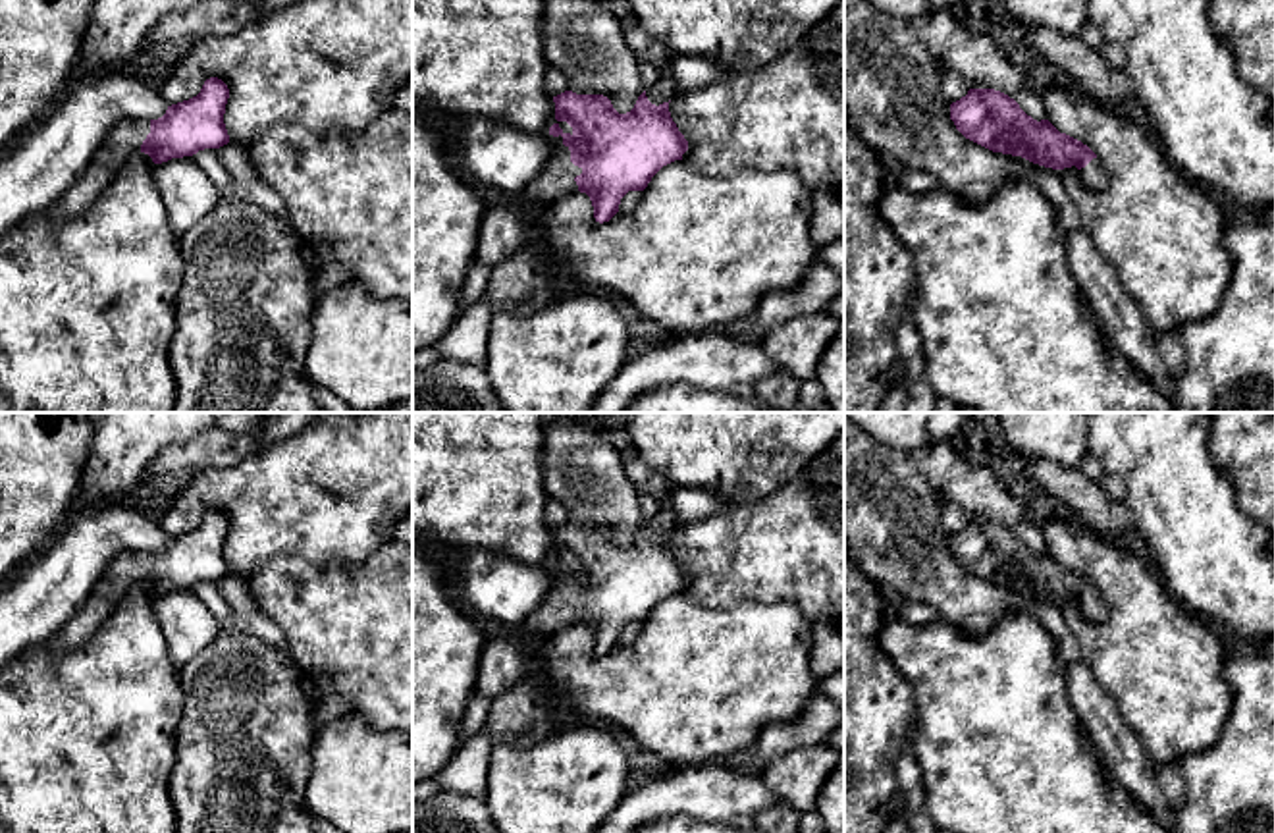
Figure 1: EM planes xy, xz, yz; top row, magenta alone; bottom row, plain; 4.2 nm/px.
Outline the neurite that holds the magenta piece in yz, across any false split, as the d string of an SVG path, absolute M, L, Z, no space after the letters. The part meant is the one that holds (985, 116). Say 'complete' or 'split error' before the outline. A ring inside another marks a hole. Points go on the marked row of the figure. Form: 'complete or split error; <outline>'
split error; M969 89L950 104L950 120L966 139L993 152L1022 156L1052 170L1075 166L1087 187L1106 185L1102 164L1087 145L1060 133L1048 120L1033 120L1000 91Z

